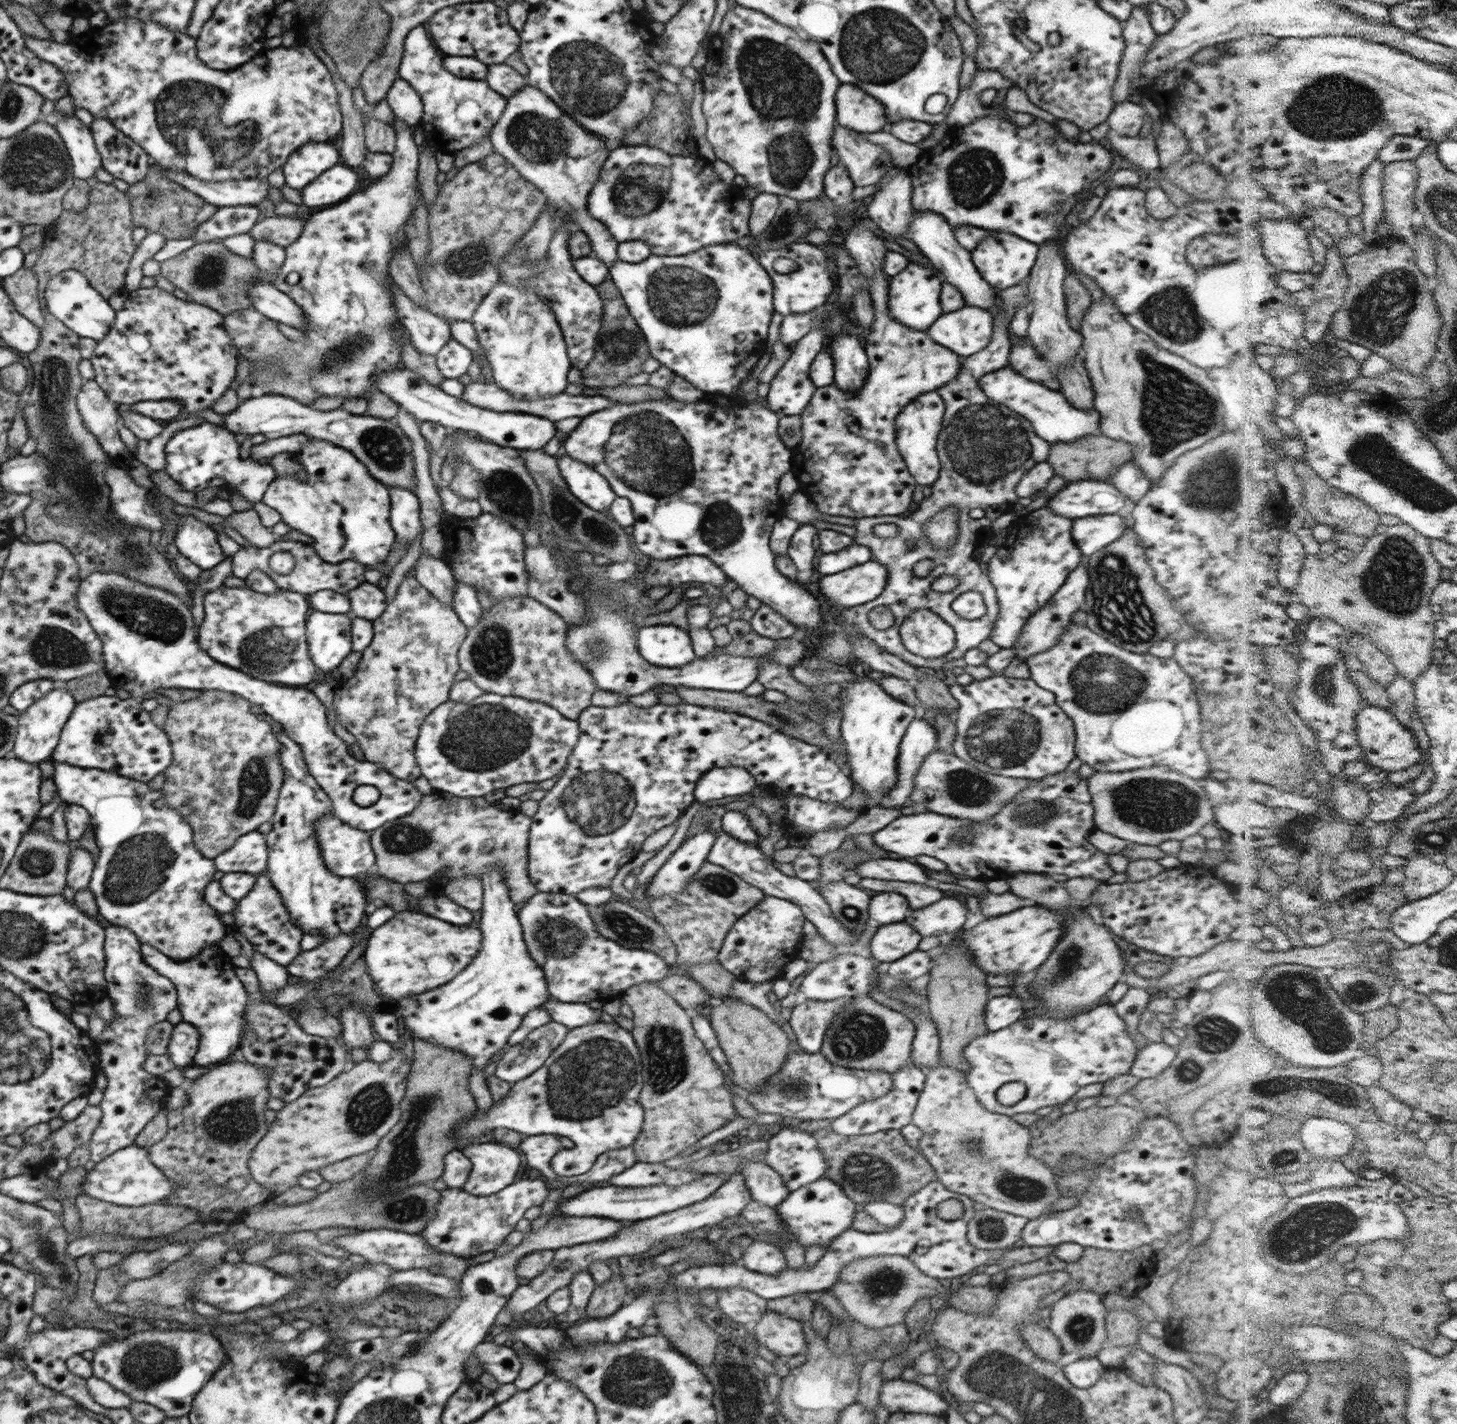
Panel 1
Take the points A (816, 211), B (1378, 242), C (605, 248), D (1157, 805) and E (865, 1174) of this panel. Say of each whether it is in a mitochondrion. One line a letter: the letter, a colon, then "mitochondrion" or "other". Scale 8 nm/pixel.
A: mitochondrion
B: other
C: other
D: mitochondrion
E: mitochondrion

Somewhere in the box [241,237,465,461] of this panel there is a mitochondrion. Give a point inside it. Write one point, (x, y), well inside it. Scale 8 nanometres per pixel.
(347, 352)

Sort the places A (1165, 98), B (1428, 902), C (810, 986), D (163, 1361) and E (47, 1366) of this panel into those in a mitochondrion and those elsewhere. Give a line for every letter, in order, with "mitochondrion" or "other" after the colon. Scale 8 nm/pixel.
A: other
B: other
C: other
D: mitochondrion
E: other

